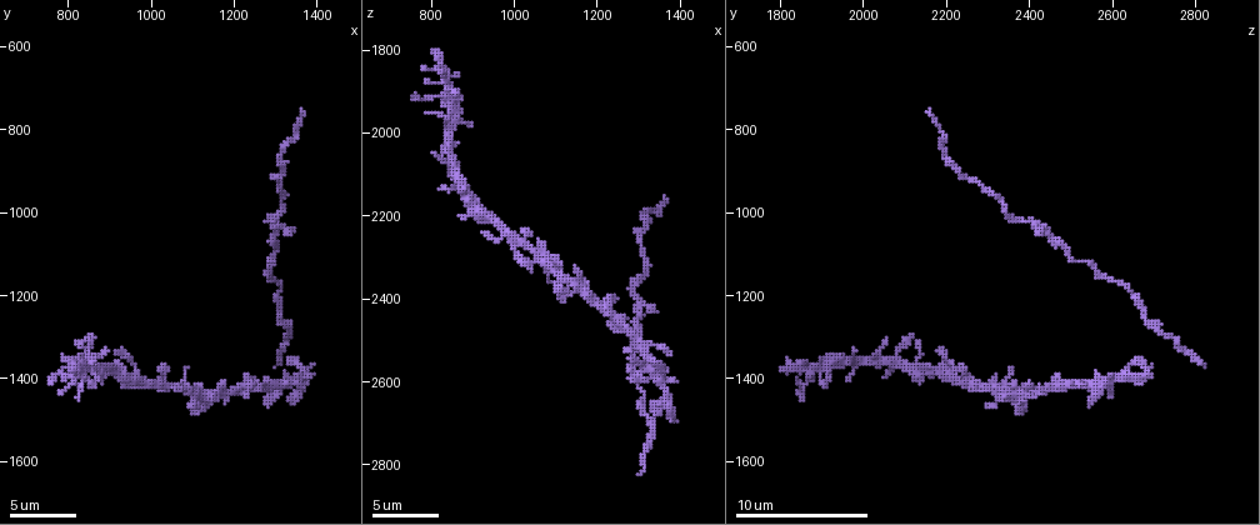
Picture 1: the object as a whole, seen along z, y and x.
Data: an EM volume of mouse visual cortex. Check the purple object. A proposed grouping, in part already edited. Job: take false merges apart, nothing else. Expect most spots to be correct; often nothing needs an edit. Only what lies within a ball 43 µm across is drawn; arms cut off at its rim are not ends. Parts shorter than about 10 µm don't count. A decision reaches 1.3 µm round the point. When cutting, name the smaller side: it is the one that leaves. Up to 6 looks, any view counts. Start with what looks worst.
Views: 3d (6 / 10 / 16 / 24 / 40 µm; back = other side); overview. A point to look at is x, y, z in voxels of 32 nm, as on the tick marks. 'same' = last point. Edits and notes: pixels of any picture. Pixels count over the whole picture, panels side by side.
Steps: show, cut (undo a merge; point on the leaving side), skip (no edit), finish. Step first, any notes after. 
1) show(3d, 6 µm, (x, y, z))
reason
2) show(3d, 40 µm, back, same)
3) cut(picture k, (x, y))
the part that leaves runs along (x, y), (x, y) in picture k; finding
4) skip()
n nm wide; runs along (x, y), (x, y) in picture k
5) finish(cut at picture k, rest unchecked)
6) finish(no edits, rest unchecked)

show(3d, 6 µm, (1300, 910, 2245))
thick turns thin

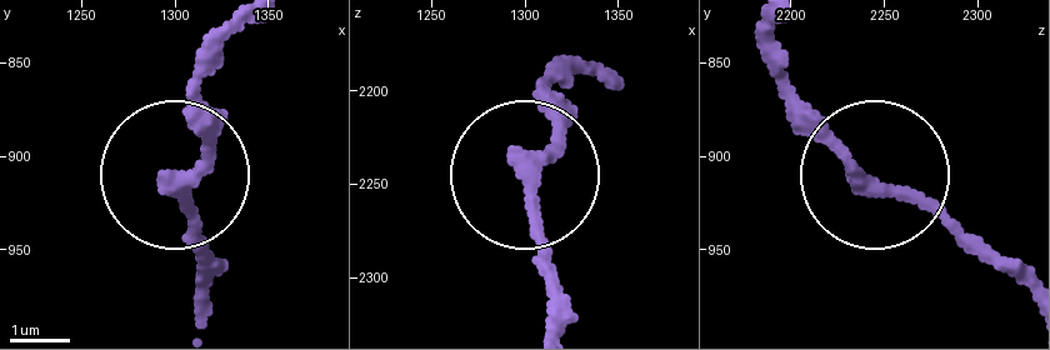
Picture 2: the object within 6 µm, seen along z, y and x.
skip()
runs along (550, 329), (531, 170), (550, 145), (560, 65) in picture 2; one neuron here

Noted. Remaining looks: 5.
show(3d, 16 µm, (1295, 1030, 2430))
thick turns thin

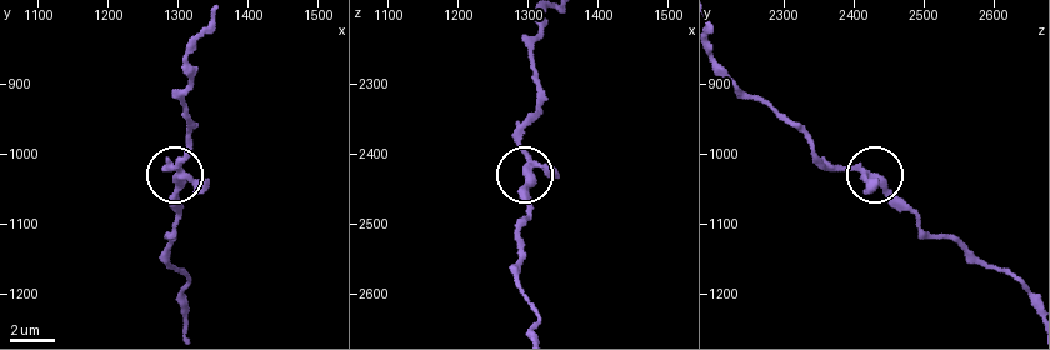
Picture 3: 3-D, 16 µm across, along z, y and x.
show(3d, 6 µm, (1300, 1035, 2430))
zoom in

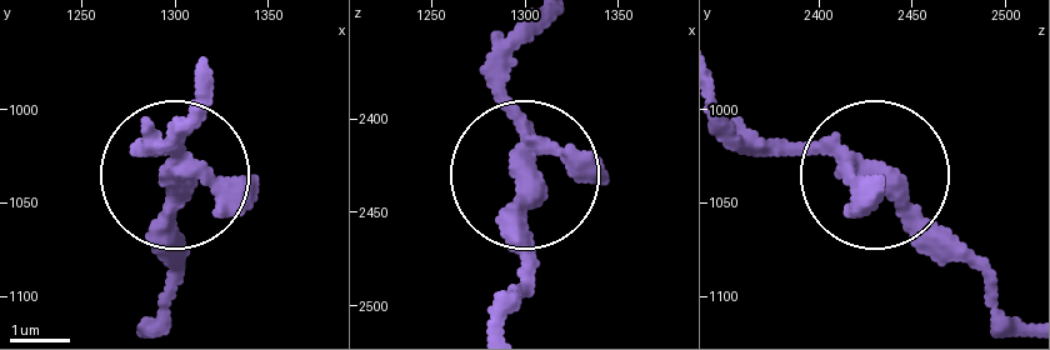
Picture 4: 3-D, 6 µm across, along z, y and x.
skip()
3 arms; one neuron here

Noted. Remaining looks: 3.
show(3d, 10 µm, (1315, 1190, 2650))
thick turns thin

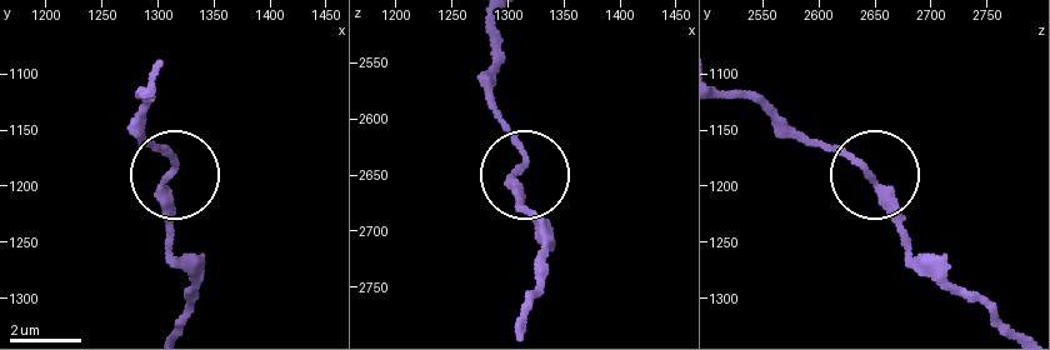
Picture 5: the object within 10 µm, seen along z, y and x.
skip()
all the same neuron

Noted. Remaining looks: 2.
finish(no edits, rest unchecked)

